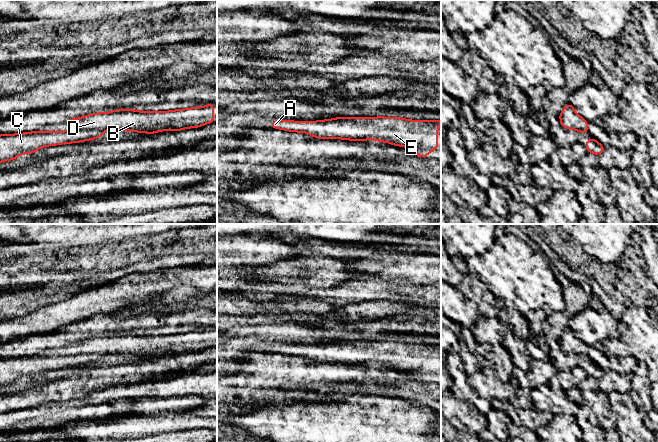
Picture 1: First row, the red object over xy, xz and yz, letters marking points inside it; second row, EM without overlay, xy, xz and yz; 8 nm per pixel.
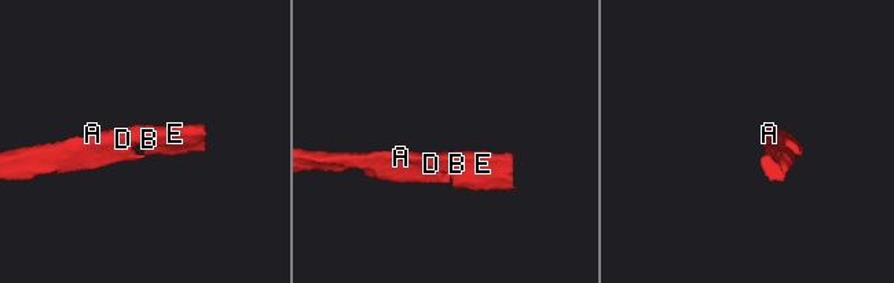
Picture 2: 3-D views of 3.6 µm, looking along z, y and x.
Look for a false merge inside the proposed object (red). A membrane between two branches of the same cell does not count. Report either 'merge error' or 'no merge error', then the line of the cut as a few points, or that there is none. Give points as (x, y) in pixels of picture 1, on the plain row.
no merge error; no cut

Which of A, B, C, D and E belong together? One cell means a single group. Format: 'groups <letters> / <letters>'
groups A B C D E

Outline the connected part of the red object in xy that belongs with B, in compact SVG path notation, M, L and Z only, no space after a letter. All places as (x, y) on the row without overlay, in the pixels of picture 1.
M214 328L158 336L116 333L109 337L92 337L68 344L65 349L75 350L70 355L39 354L0 359L0 386L34 377L46 370L90 365L102 361L108 354L154 358L160 355L197 352L209 347L214 347Z

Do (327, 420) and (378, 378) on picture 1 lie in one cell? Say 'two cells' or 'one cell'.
two cells

